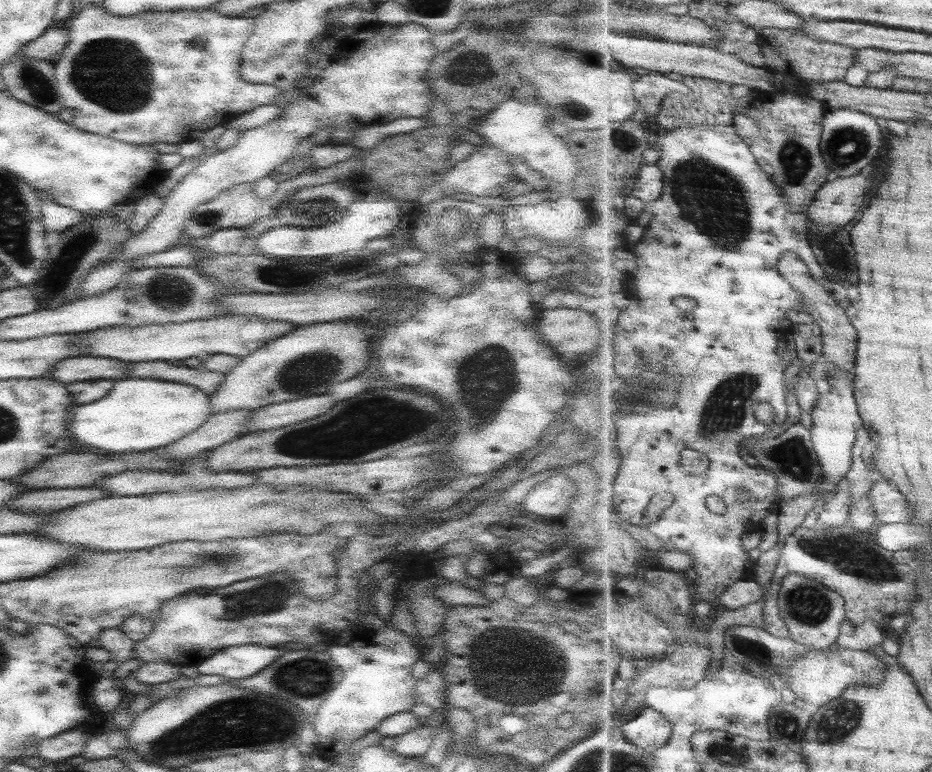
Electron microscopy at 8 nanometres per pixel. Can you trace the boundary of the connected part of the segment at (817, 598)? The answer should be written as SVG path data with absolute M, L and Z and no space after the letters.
M796 573L788 574L782 579L778 607L790 636L806 651L829 651L830 646L836 644L842 636L842 627L848 616L847 600L839 592Z

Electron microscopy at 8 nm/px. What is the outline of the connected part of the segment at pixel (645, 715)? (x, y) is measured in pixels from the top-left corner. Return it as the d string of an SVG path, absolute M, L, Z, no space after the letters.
M645 707L640 712L642 716L630 724L623 724L625 735L644 752L654 754L662 746L666 746L672 738L672 723L659 710Z

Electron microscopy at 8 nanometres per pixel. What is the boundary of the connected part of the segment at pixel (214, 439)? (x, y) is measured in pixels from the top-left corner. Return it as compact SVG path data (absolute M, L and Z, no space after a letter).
M230 410L213 414L204 425L194 432L158 448L158 458L164 456L168 460L190 460L201 452L211 452L233 439L241 438L248 431L248 419L252 410Z

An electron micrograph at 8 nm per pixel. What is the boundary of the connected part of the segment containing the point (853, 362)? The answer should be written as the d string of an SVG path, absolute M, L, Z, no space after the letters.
M790 251L784 253L779 262L779 269L803 296L803 304L810 310L809 314L814 318L814 322L822 328L822 338L825 342L822 355L826 356L832 365L854 373L857 367L860 337L858 329L847 313L847 307L843 307L827 287L819 283L819 280L812 274L808 263L802 260L798 253Z

